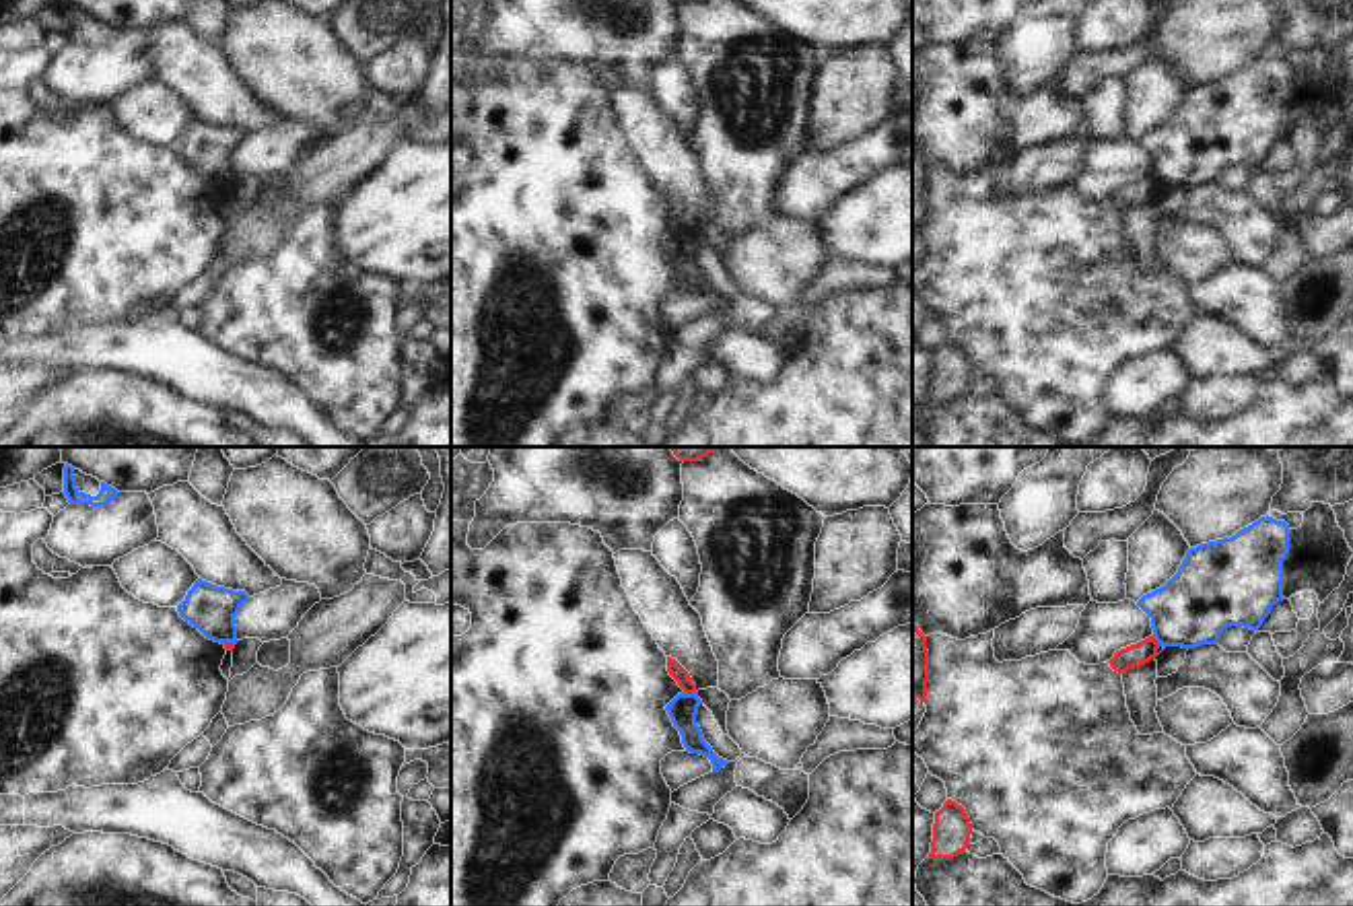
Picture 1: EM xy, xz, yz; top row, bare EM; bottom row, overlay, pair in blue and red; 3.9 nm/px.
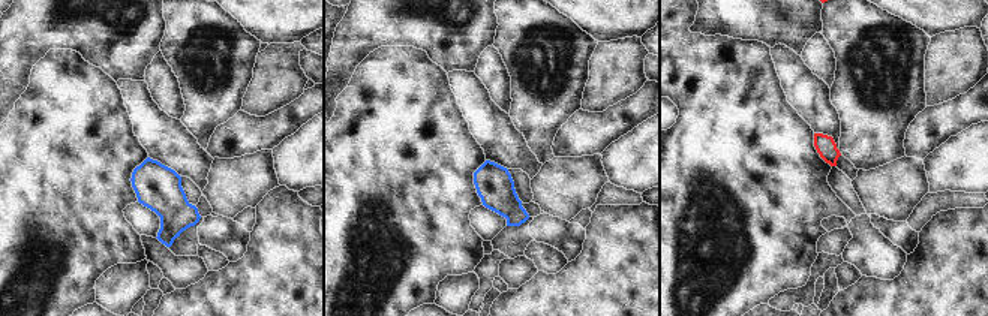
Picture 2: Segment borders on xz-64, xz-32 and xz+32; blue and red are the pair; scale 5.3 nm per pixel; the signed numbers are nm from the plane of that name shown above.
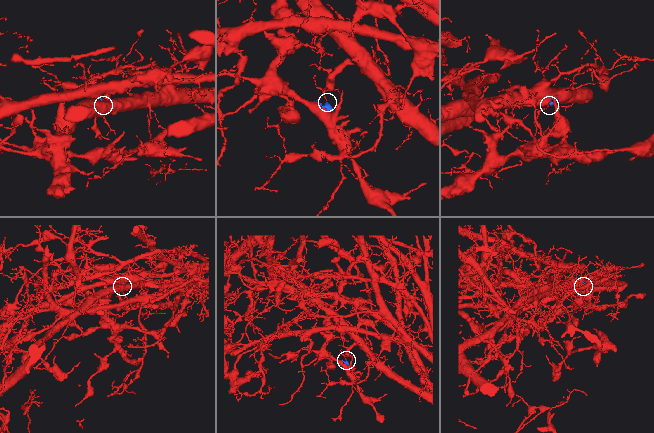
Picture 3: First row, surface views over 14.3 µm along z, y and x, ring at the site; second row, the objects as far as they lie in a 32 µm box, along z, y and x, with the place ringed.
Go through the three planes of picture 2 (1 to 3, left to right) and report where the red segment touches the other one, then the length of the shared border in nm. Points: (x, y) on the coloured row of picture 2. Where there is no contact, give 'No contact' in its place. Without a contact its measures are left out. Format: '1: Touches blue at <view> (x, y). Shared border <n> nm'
1: No contact
2: No contact
3: No contact

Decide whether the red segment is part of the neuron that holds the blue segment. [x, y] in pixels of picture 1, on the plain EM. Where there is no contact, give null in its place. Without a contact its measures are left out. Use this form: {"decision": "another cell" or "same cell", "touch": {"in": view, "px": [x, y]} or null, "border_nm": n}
{"decision": "another cell", "touch": {"in": "xz", "px": [690, 233]}, "border_nm": 50}

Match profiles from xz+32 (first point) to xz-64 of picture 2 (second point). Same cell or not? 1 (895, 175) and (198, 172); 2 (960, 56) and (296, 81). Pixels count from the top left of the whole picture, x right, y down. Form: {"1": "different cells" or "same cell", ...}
{"1": "different cells", "2": "same cell"}

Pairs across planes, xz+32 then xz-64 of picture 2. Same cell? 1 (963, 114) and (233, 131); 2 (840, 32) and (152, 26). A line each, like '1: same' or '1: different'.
1: same
2: different

